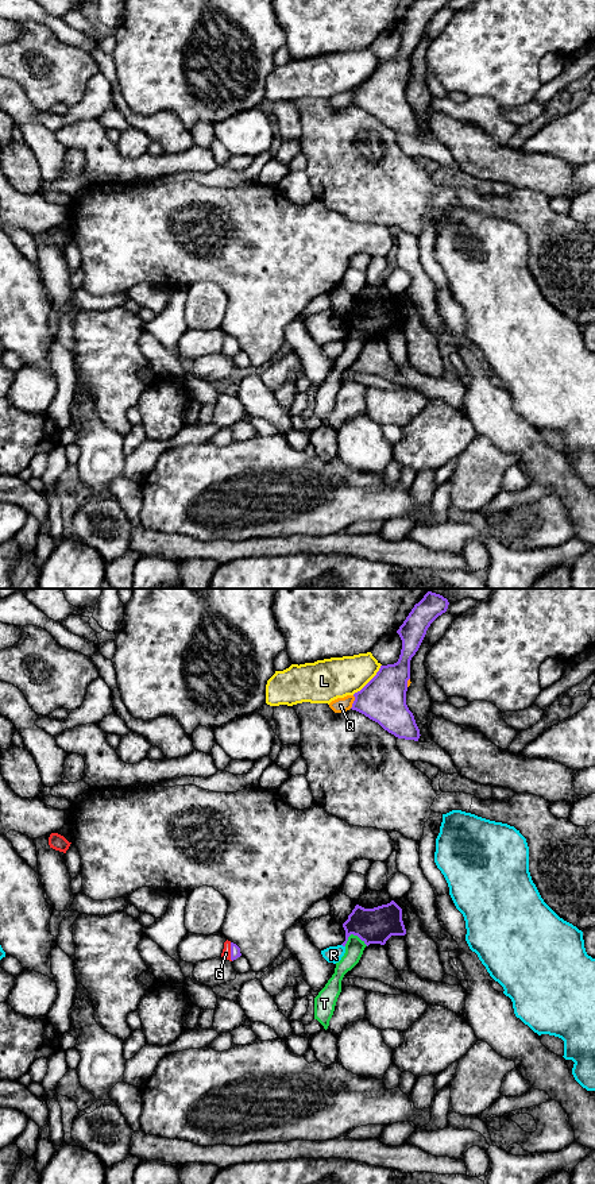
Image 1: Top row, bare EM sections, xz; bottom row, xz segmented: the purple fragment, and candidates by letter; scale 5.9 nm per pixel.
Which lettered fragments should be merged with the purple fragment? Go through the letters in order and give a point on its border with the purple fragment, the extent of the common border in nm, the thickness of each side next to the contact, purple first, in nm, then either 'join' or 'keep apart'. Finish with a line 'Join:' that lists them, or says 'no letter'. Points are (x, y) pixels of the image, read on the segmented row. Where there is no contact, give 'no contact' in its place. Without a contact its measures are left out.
G: contact xz (231, 952); length 110 nm; calibres 60 and 50 nm; join
L: contact xz (370, 681); length 260 nm; calibres 280 and 240 nm; keep apart
Q: contact xz (354, 702); length 80 nm; calibres 280 and 90 nm; keep apart
R: contact xz (343, 945); length 30 nm; calibres 220 and 100 nm; keep apart
T: contact xz (355, 934); length 140 nm; calibres 220 and 110 nm; keep apart
Join: G

